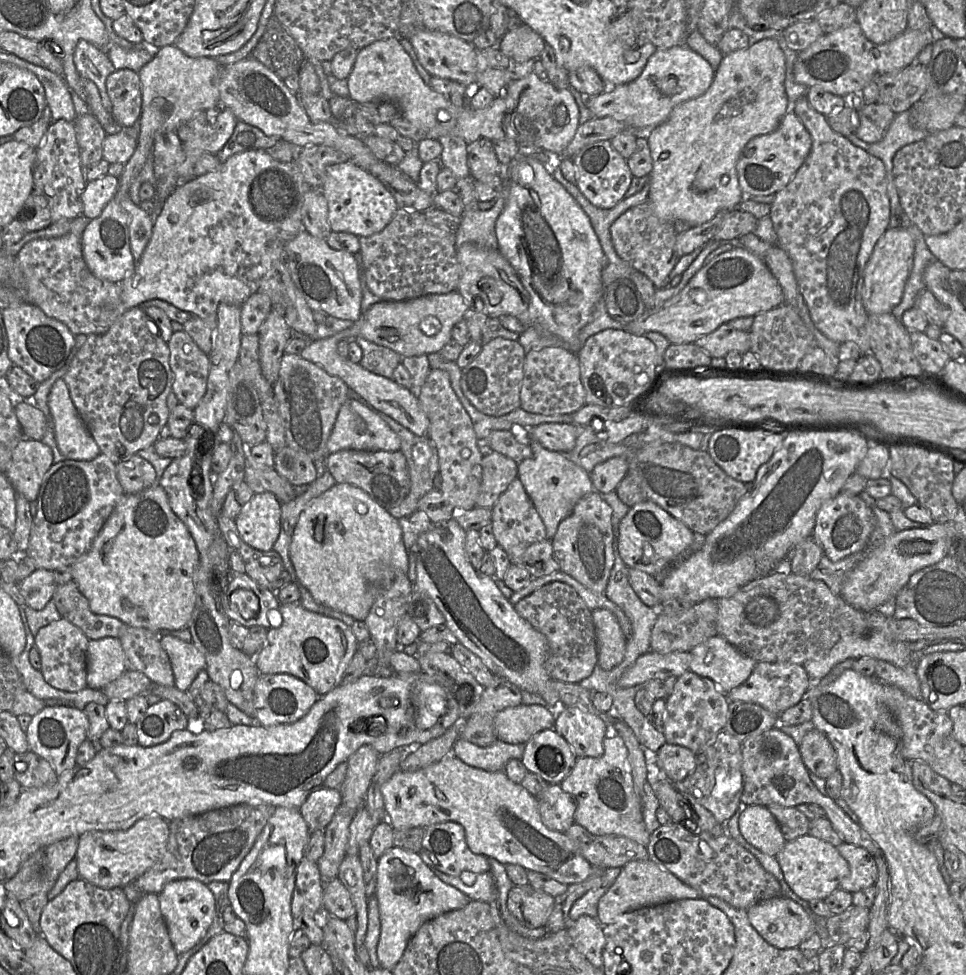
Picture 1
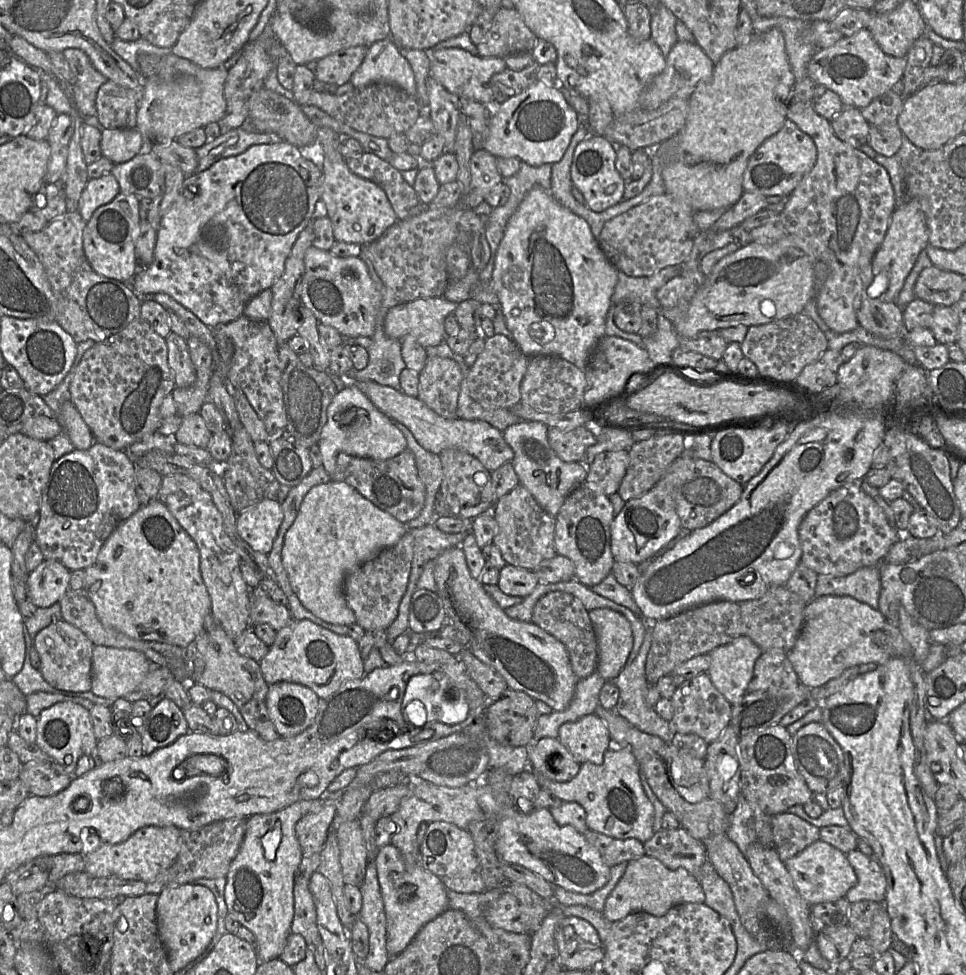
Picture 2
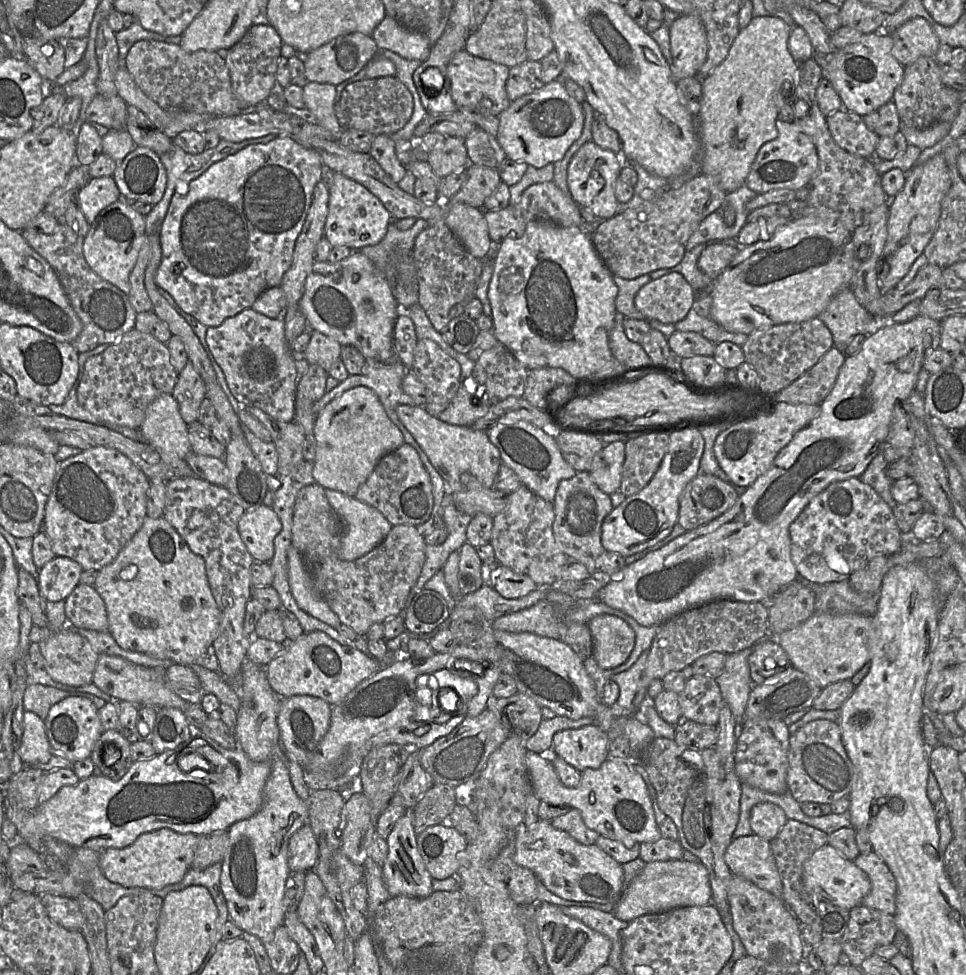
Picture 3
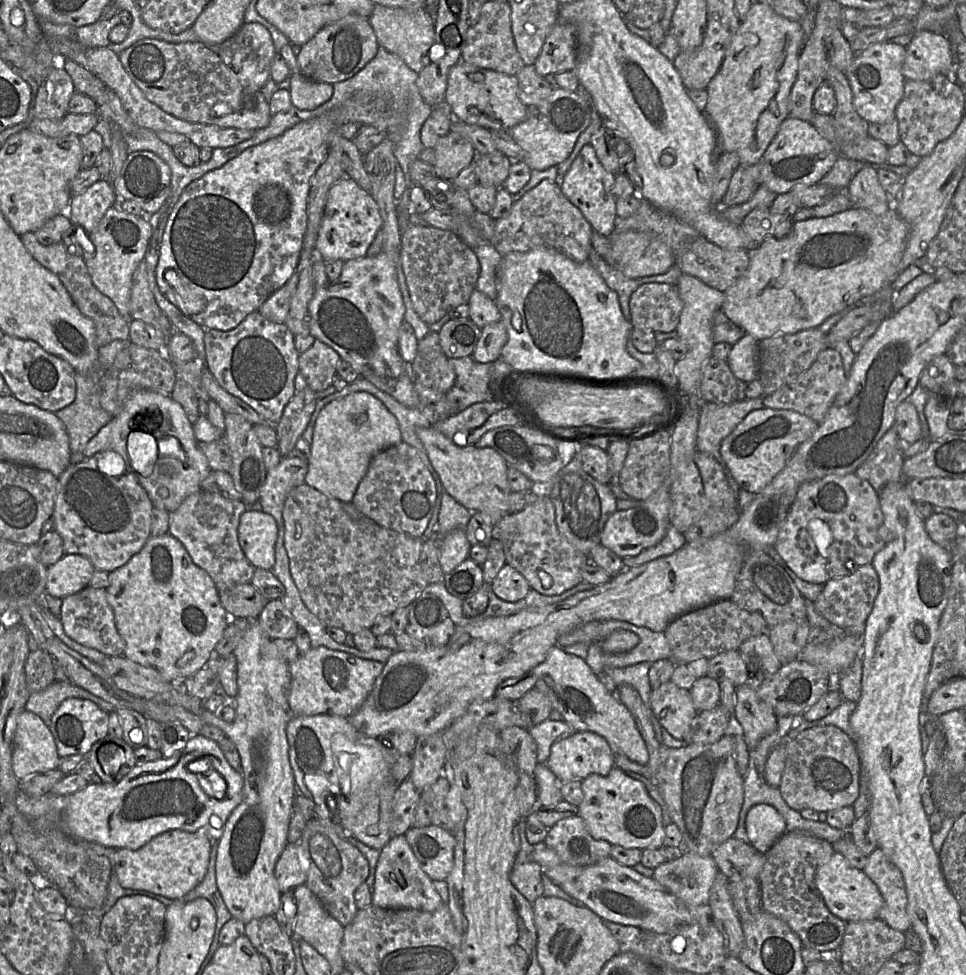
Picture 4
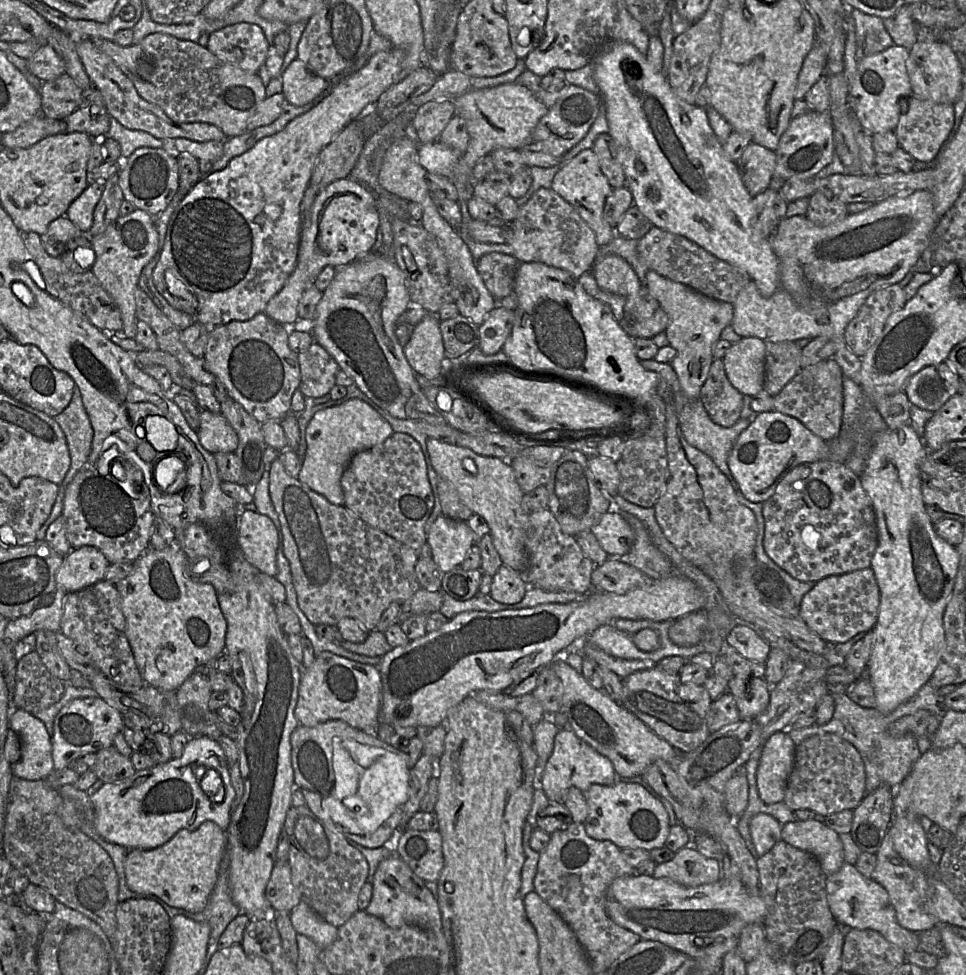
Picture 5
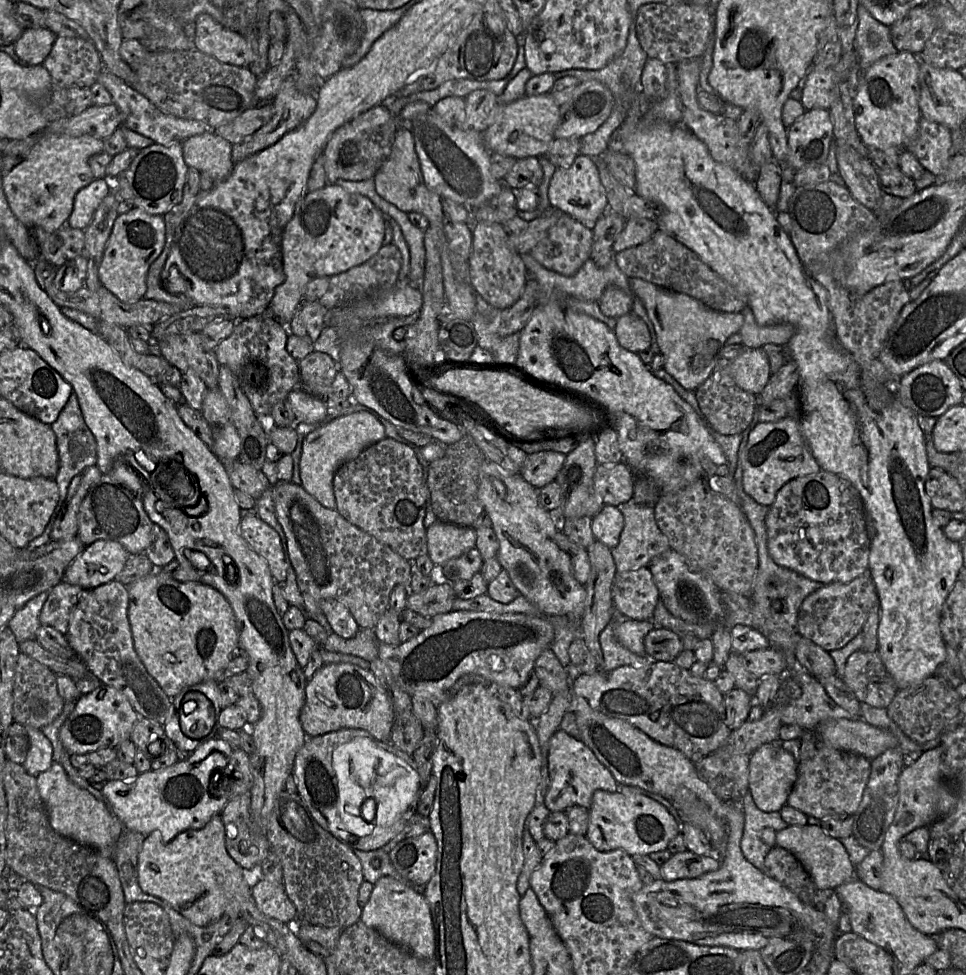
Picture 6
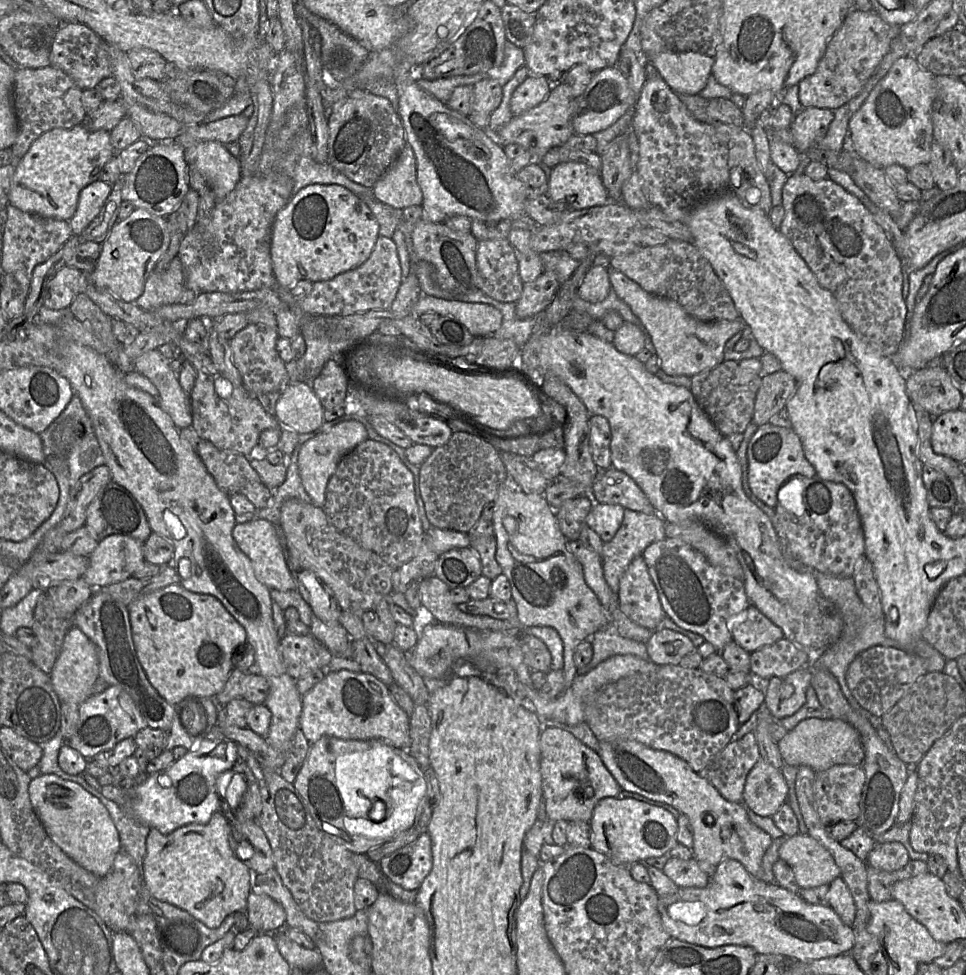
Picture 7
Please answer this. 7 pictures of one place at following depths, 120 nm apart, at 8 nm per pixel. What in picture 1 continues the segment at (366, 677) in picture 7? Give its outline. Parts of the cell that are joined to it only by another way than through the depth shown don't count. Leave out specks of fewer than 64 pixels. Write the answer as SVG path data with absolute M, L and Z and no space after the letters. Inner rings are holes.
M300 603L280 604L281 625L270 627L266 645L257 654L256 666L261 674L289 674L323 697L341 684L343 675L358 649L350 626L341 620L306 610Z

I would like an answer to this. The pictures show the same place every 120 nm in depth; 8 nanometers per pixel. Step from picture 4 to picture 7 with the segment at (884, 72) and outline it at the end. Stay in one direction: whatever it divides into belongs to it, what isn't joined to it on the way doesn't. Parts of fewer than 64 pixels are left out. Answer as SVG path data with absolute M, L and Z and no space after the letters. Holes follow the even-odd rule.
M914 56L896 60L849 122L848 129L857 154L881 168L893 164L906 169L918 164L927 165L934 139L932 104L935 97L935 75L919 65Z

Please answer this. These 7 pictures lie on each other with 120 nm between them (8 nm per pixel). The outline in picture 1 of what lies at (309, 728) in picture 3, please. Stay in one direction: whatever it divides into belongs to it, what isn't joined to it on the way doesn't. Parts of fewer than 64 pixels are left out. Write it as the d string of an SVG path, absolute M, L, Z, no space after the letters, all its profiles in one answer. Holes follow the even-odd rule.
M260 673L254 688L254 718L266 727L292 724L303 718L319 698L314 689L294 676Z

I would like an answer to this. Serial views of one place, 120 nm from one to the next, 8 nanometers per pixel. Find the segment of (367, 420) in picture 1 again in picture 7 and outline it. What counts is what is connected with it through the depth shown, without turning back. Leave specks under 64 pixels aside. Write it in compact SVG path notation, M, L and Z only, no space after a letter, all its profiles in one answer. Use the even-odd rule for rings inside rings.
M356 420L343 421L328 431L318 434L301 445L298 454L298 471L302 485L317 507L325 503L328 481L339 461L361 442L369 439L365 426Z

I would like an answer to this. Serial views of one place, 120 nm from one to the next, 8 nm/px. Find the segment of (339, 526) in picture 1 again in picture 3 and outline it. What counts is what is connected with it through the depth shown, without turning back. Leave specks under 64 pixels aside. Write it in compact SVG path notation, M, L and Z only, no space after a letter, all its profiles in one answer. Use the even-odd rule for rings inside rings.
M325 489L326 498L343 525L338 557L344 561L356 560L374 548L385 539L393 525L375 507L357 500L342 492ZM292 545L287 552L287 561L288 581L298 607L333 628L342 625L338 616L316 590L303 556Z

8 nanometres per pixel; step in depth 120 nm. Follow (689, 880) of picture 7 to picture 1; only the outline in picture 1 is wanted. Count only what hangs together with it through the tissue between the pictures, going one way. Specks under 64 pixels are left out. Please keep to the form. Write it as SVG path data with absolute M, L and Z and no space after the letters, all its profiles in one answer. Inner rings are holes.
M634 860L626 863L621 872L598 902L597 920L601 925L611 924L616 918L633 909L654 906L681 899L698 899L701 894L674 874L652 860Z

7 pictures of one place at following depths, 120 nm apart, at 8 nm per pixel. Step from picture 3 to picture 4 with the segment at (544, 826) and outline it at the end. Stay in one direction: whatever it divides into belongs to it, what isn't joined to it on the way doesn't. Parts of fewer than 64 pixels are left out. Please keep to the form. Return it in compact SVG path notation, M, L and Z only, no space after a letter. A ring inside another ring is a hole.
M544 842L534 845L532 860L542 867L542 873L566 894L582 902L603 921L631 925L645 932L667 933L686 924L707 924L711 910L707 904L692 906L678 900L653 877L646 877L633 867L617 862L611 856L589 866L573 866L560 860Z

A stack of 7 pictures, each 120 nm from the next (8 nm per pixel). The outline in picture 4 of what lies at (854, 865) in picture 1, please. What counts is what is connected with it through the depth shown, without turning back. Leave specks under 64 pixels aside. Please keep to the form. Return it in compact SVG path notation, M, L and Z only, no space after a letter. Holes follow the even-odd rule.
M879 847L867 856L863 871L877 885L882 895L883 905L879 918L903 933L911 929L906 910L907 891L901 871L888 860Z

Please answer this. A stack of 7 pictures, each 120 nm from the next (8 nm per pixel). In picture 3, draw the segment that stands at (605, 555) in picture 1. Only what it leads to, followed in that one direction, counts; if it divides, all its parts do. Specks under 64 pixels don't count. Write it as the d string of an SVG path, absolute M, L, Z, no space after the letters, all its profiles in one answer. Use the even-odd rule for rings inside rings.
M581 471L570 479L560 481L553 507L553 535L557 545L566 556L581 562L591 575L598 572L596 560L605 551L601 543L602 524L614 509L610 495L598 488L589 472Z

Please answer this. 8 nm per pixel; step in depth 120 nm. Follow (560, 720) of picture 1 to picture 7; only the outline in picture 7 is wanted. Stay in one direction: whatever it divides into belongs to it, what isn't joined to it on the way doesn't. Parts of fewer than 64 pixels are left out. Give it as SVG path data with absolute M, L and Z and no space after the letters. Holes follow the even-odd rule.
M544 726L539 737L540 772L542 778L542 800L548 820L589 822L597 802L605 797L620 797L622 790L606 768L598 753L578 740L568 728L563 726Z

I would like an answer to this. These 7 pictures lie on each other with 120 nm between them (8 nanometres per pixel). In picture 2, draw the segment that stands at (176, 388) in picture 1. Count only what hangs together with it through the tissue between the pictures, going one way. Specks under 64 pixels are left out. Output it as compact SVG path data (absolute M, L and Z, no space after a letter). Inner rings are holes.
M173 332L165 339L168 347L168 364L175 379L175 386L188 388L196 380L196 370L190 358L187 340Z

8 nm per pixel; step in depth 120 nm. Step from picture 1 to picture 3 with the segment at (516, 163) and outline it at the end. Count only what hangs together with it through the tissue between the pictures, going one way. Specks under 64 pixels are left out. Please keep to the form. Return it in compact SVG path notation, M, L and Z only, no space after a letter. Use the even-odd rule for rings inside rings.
M531 221L522 237L506 237L495 250L495 266L488 292L493 332L497 340L528 370L561 368L575 379L586 380L614 358L609 338L615 324L618 292L613 274L584 229Z

